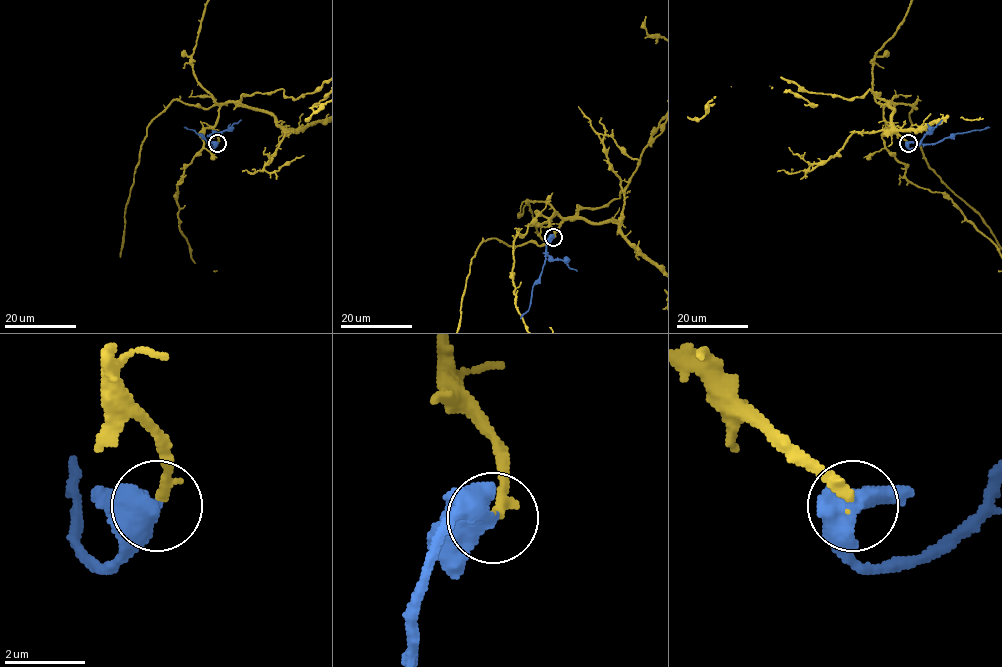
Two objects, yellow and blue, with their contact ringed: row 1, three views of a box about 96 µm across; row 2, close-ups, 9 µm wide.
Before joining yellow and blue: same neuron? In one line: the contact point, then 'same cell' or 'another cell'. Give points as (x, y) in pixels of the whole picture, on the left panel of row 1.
place (217, 143); same cell

